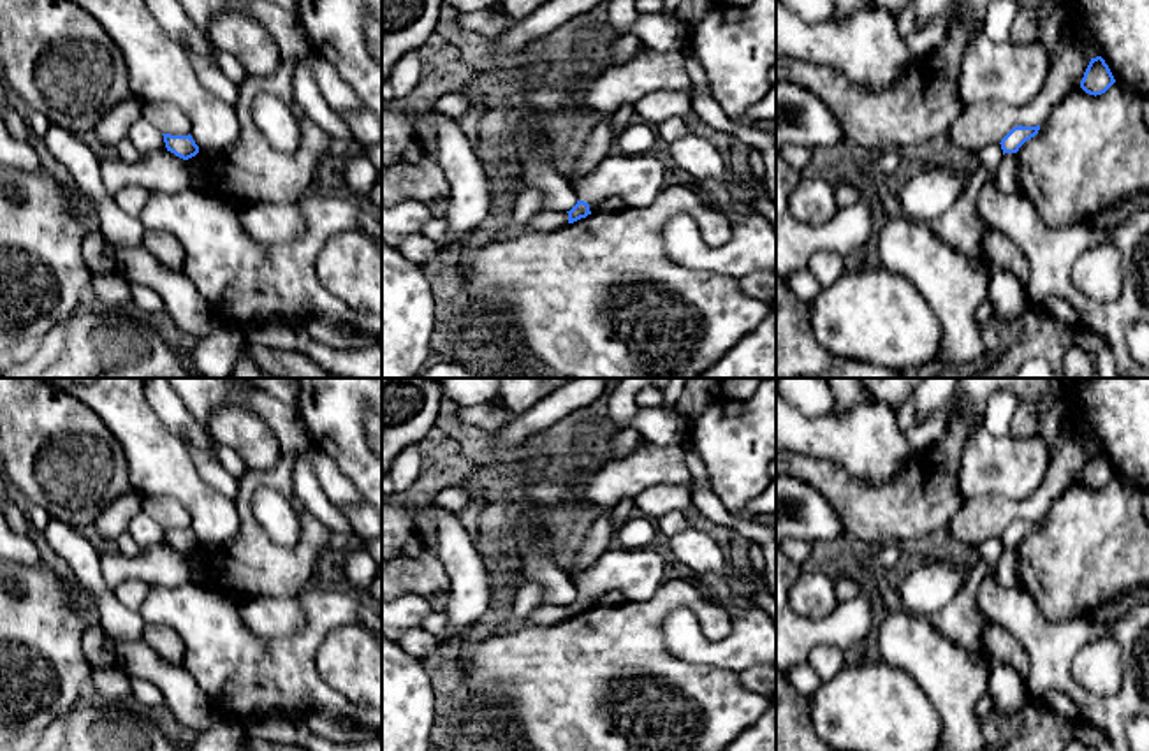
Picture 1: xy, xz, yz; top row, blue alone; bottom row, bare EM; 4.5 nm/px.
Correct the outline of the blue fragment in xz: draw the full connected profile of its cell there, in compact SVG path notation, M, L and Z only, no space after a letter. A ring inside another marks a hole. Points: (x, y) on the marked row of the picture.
M612 151L577 185L577 204L570 211L567 211L568 223L586 218L588 215L591 215L591 202L602 201L611 195L621 197L626 206L648 208L670 181L670 176L672 167L662 155L662 151L642 155L623 155Z

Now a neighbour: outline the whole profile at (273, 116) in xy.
M260 95L252 102L252 118L271 146L292 155L299 148L299 120L290 106L273 95Z

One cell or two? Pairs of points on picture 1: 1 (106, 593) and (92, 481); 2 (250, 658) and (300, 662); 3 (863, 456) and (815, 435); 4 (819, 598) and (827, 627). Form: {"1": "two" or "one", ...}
{"1": "two", "2": "one", "3": "one", "4": "two"}

